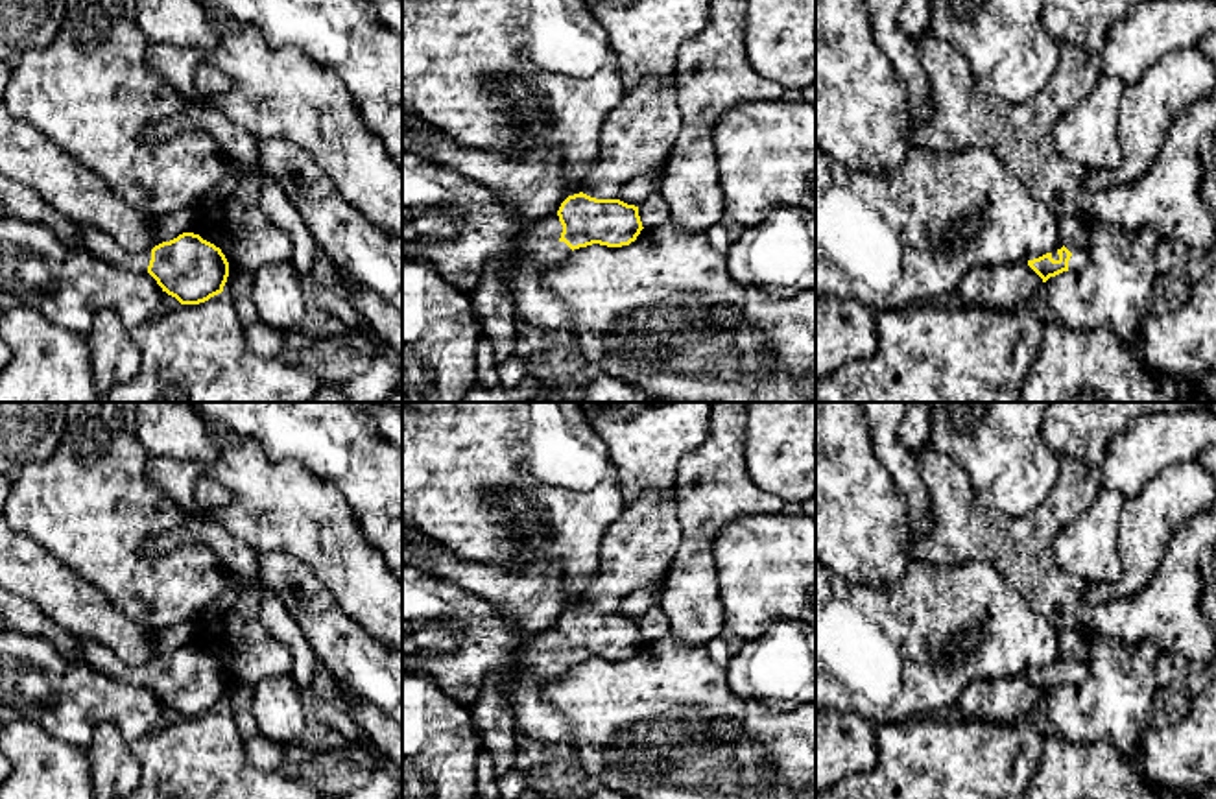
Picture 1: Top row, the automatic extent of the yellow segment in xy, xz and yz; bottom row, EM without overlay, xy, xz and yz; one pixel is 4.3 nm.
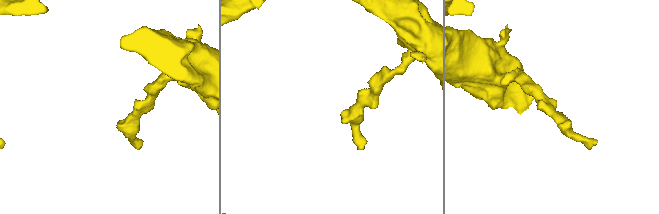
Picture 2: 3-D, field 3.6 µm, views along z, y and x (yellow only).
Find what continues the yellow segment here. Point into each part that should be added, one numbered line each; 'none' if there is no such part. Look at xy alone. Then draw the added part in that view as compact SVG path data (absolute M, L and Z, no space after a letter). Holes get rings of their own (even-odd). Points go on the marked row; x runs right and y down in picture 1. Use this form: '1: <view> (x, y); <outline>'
1: xy (93, 240); M79 225L79 227L81 227L81 233L79 233L77 247L122 269L148 271L151 251L131 253L131 251L122 249L105 233L92 227L85 227L85 225Z

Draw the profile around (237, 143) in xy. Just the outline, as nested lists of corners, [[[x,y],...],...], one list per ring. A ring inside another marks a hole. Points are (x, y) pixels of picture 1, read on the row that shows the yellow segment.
[[[190,103],[185,114],[149,125],[146,138],[149,144],[157,144],[185,129],[210,133],[234,162],[258,164],[258,142],[244,127],[231,124],[220,111],[201,103]]]

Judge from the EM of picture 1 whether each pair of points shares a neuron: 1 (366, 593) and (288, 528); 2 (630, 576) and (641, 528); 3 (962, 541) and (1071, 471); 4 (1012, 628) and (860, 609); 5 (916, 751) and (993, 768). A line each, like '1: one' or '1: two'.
1: one
2: one
3: one
4: one
5: one

